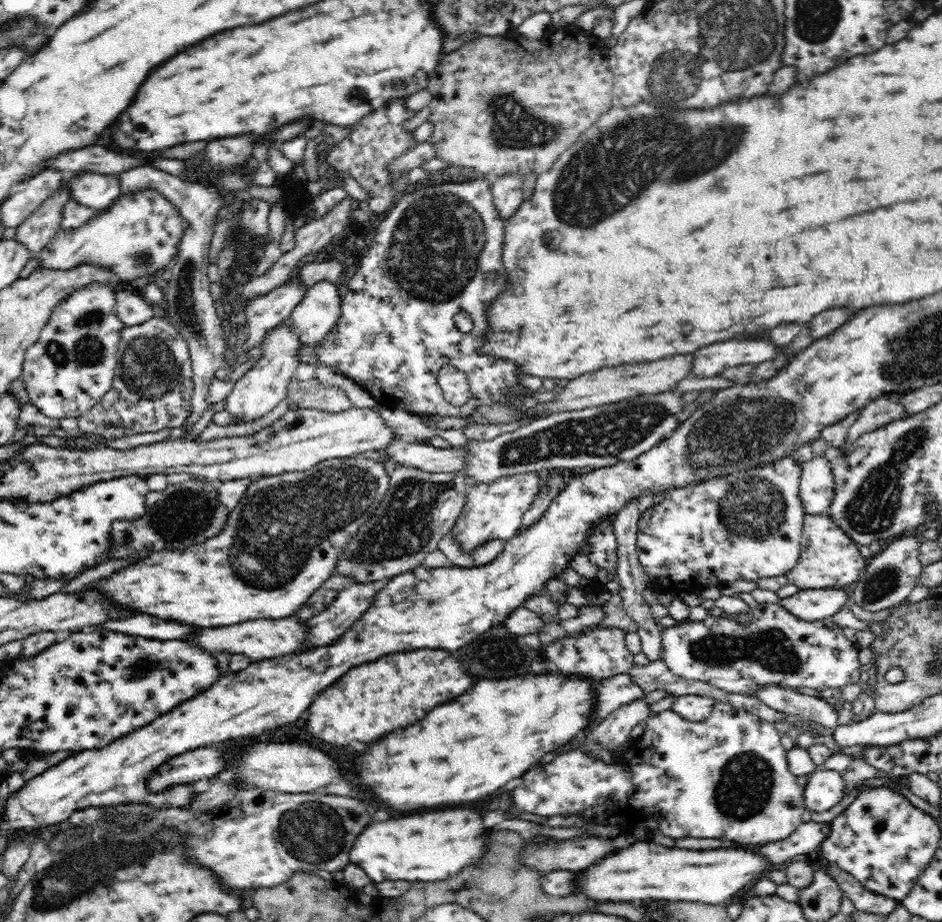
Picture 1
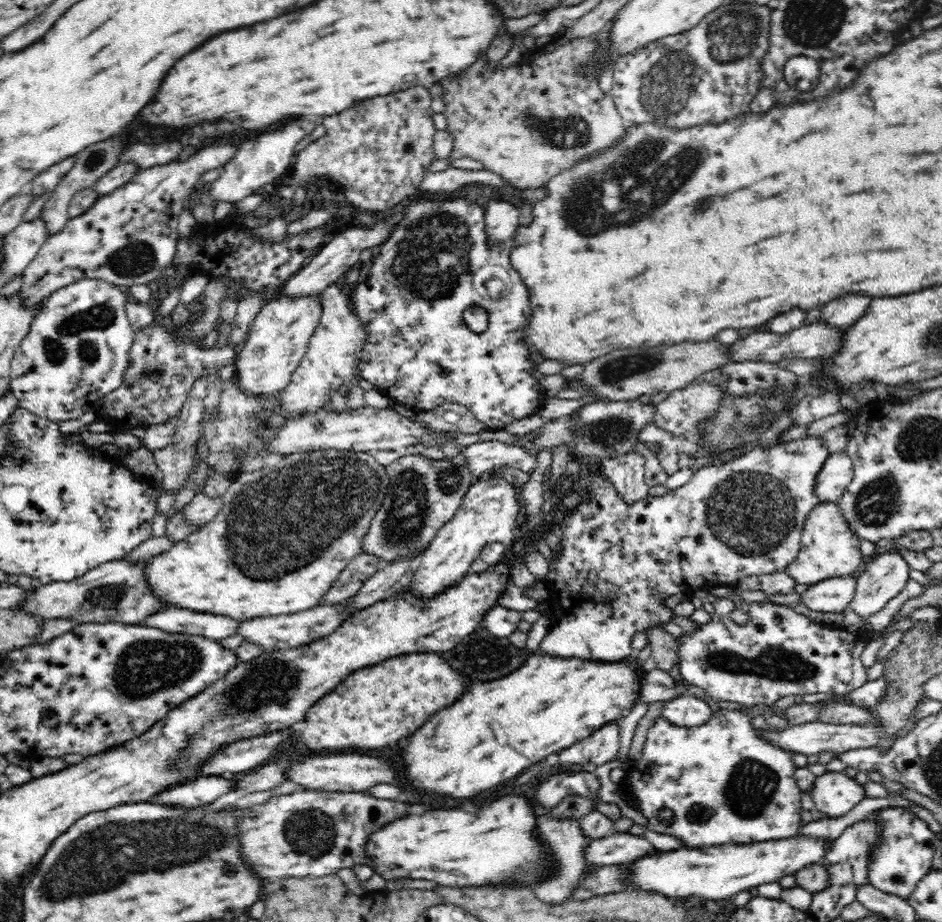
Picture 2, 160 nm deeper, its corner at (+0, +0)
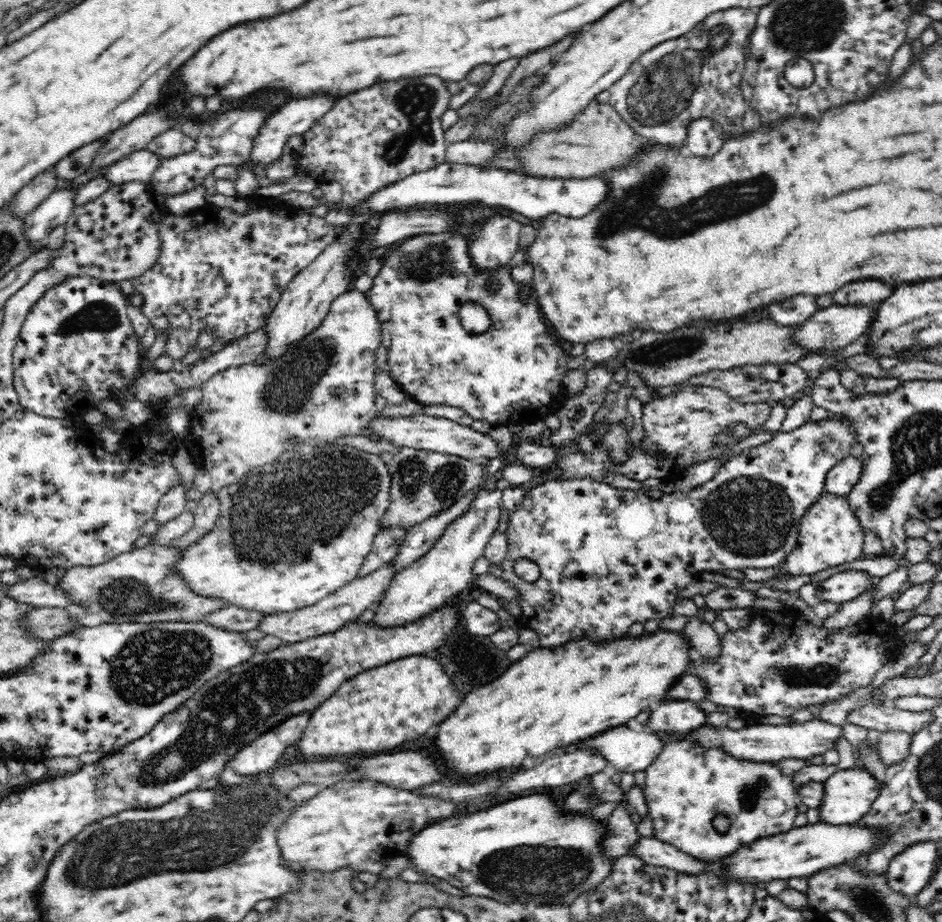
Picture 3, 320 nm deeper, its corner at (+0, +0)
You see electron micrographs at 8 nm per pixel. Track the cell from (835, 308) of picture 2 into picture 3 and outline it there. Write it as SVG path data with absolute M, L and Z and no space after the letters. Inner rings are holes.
M877 278L874 280L854 280L843 284L838 290L833 292L834 303L836 304L872 304L872 302L880 303L892 296L896 286L887 282L880 282Z

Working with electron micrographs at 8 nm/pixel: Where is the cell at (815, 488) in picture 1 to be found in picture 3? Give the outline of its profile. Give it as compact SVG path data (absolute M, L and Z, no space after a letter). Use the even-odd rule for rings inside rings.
M851 455L834 466L825 478L825 490L840 496L848 496L864 474L864 463Z

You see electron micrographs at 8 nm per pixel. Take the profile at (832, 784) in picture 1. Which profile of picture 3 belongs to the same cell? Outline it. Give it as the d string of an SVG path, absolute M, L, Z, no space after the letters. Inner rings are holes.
M865 767L838 769L823 782L824 798L819 806L821 820L828 824L854 824L866 816L881 793L880 783Z

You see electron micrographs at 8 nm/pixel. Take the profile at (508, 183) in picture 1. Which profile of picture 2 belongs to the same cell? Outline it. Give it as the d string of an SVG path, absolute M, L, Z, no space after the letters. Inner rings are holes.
M504 198L488 202L484 214L488 247L511 240L519 228L518 216L520 216L520 209L504 201Z

